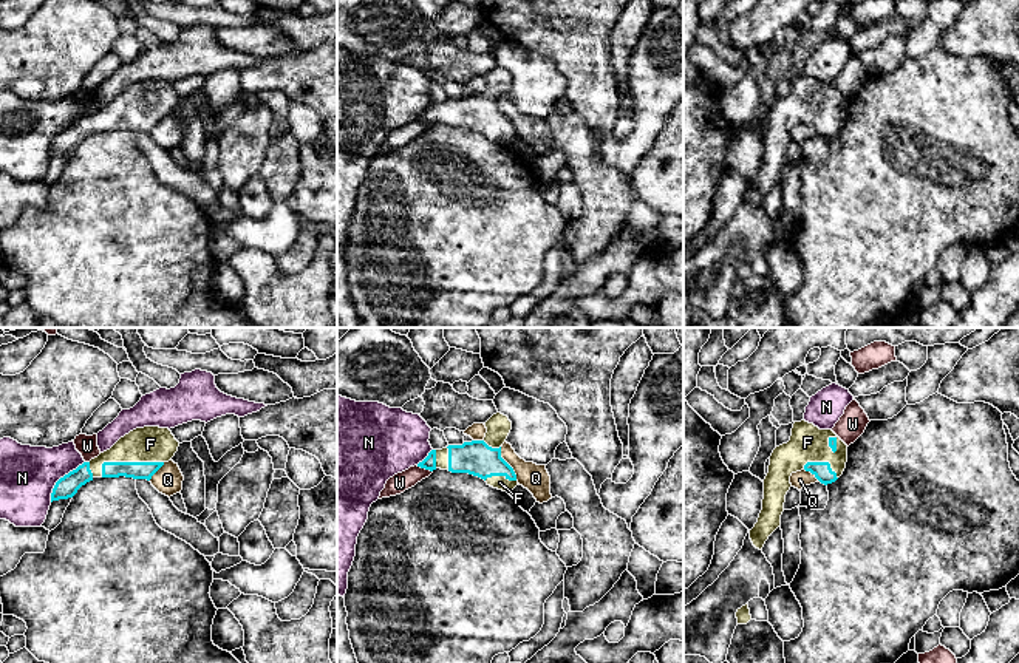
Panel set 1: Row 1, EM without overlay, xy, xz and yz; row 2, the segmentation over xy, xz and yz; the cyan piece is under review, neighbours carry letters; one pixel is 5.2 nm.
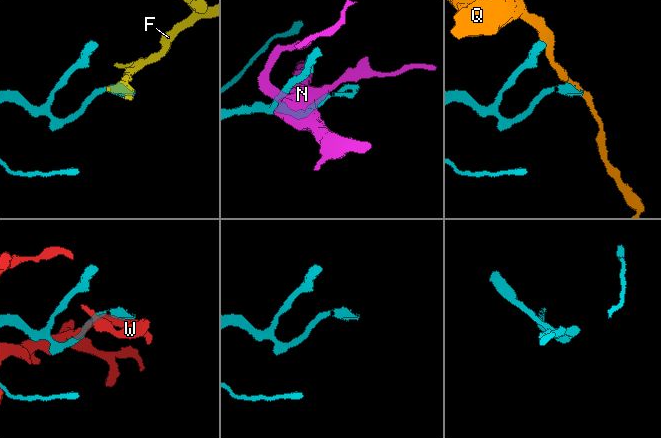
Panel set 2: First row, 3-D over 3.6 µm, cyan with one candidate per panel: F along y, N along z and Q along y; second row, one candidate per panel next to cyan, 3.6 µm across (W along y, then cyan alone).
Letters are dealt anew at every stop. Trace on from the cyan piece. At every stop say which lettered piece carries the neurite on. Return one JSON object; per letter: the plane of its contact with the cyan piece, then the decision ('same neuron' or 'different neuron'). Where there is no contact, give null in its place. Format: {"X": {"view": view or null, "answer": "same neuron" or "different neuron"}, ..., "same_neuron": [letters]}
{"F": {"view": "xy", "answer": "same neuron"}, "N": {"view": "xy", "answer": "different neuron"}, "Q": {"view": "xz", "answer": "different neuron"}, "W": {"view": "xz", "answer": "different neuron"}, "same_neuron": ["F"]}

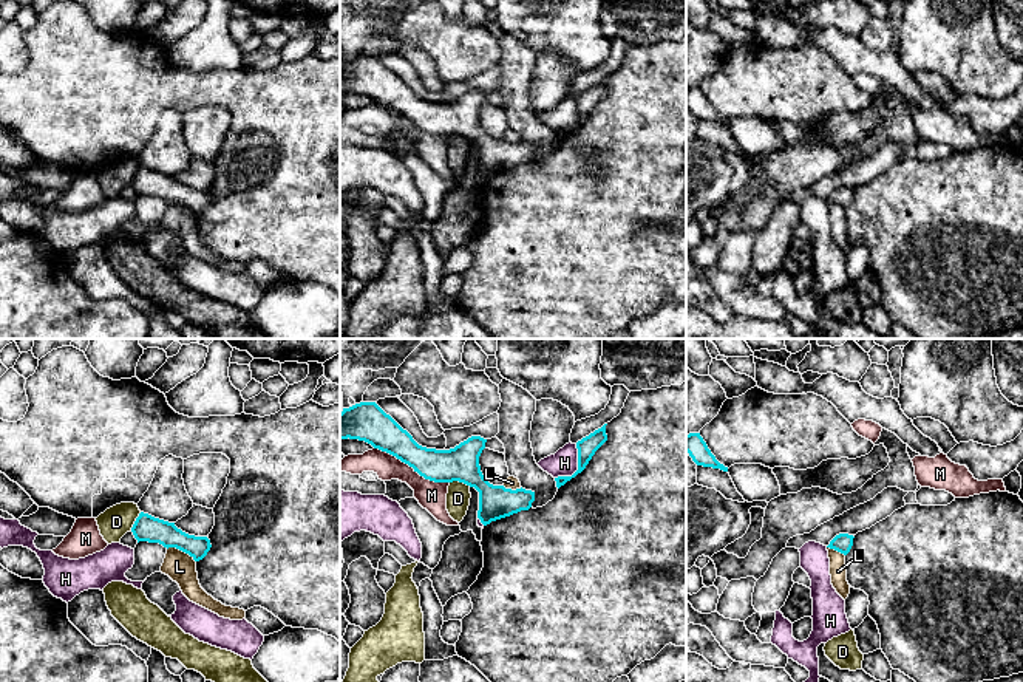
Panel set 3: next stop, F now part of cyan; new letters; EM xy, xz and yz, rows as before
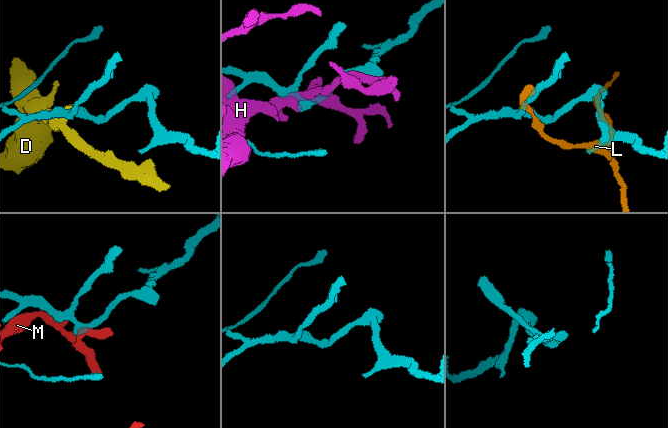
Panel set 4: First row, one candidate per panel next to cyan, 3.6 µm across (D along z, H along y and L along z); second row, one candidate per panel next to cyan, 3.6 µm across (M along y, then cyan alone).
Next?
{"D": {"view": "xz", "answer": "different neuron"}, "H": {"view": "xz", "answer": "different neuron"}, "L": {"view": "xy", "answer": "different neuron"}, "M": {"view": "xz", "answer": "different neuron"}, "same_neuron": []}

